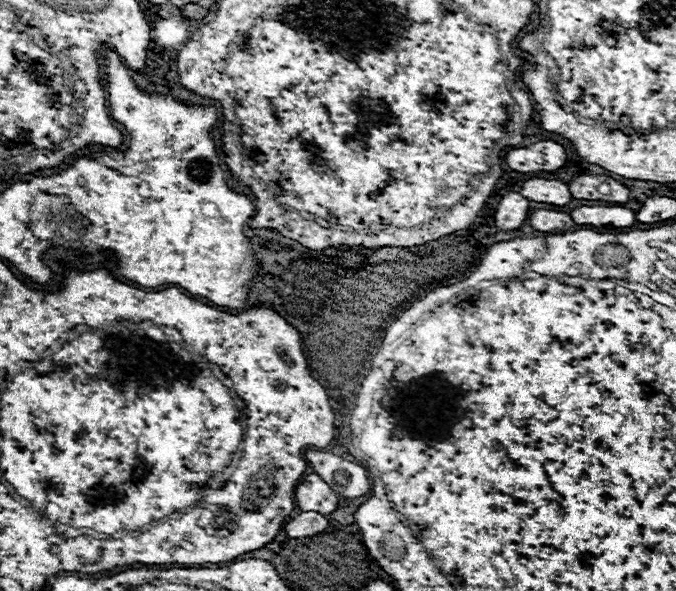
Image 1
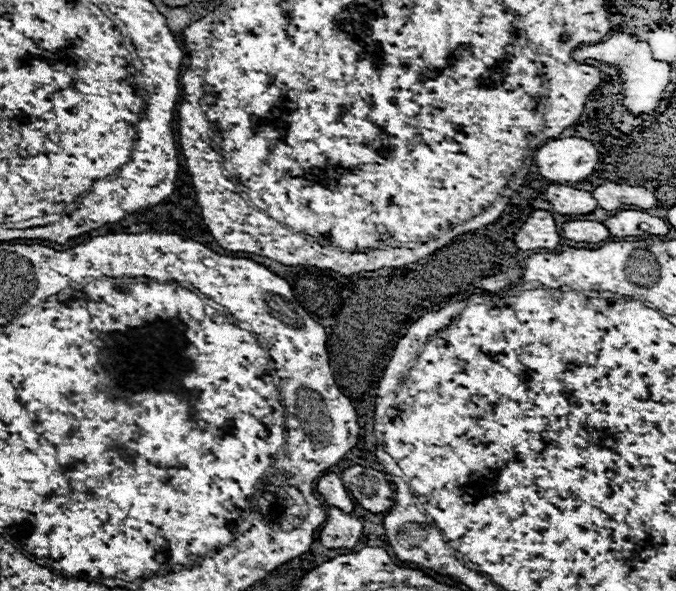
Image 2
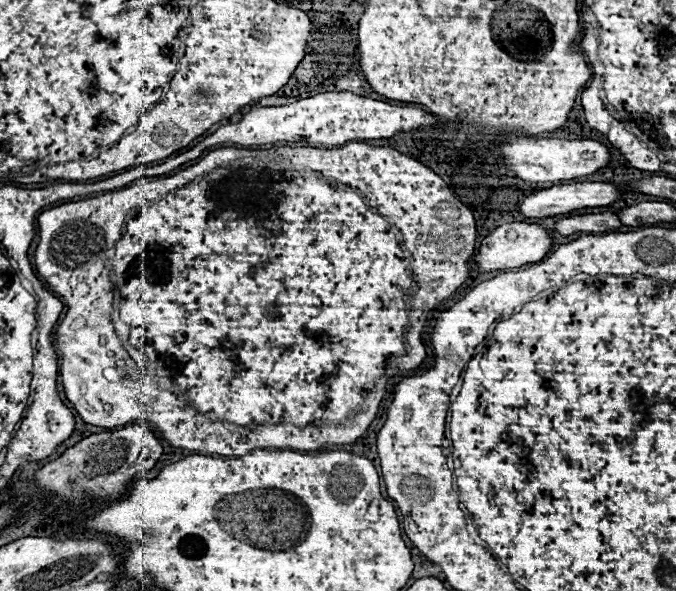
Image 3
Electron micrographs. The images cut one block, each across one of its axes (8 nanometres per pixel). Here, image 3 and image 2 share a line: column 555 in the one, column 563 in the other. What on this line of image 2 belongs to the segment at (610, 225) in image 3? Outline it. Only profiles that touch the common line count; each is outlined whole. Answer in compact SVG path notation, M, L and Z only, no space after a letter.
M572 220L566 222L562 228L562 236L574 242L588 242L588 244L598 244L598 242L606 242L610 238L610 230L600 224L600 222L592 222L592 220Z

